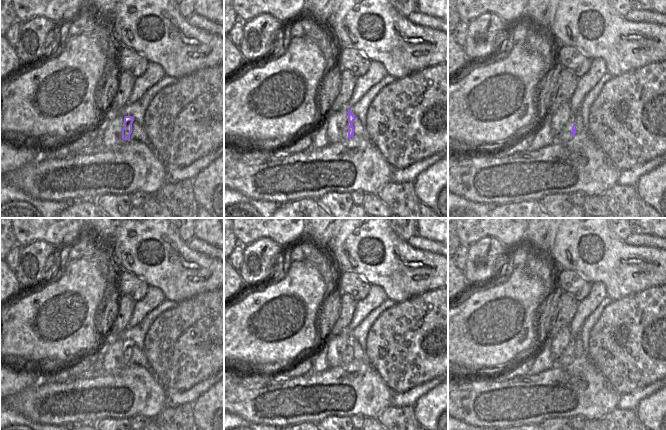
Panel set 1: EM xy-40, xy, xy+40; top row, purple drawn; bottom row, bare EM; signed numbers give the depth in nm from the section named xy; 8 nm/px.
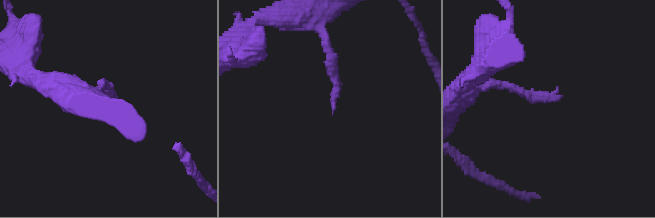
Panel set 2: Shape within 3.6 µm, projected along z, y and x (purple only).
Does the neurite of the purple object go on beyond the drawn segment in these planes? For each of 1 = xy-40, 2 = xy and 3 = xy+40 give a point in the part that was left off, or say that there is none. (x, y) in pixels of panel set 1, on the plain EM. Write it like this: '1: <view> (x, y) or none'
1: none
2: none
3: none

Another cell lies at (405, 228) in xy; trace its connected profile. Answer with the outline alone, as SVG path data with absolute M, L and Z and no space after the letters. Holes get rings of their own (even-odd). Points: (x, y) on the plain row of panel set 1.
M388 218L388 221L394 233L403 240L416 235L416 218Z

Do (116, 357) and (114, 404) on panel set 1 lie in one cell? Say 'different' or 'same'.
different

